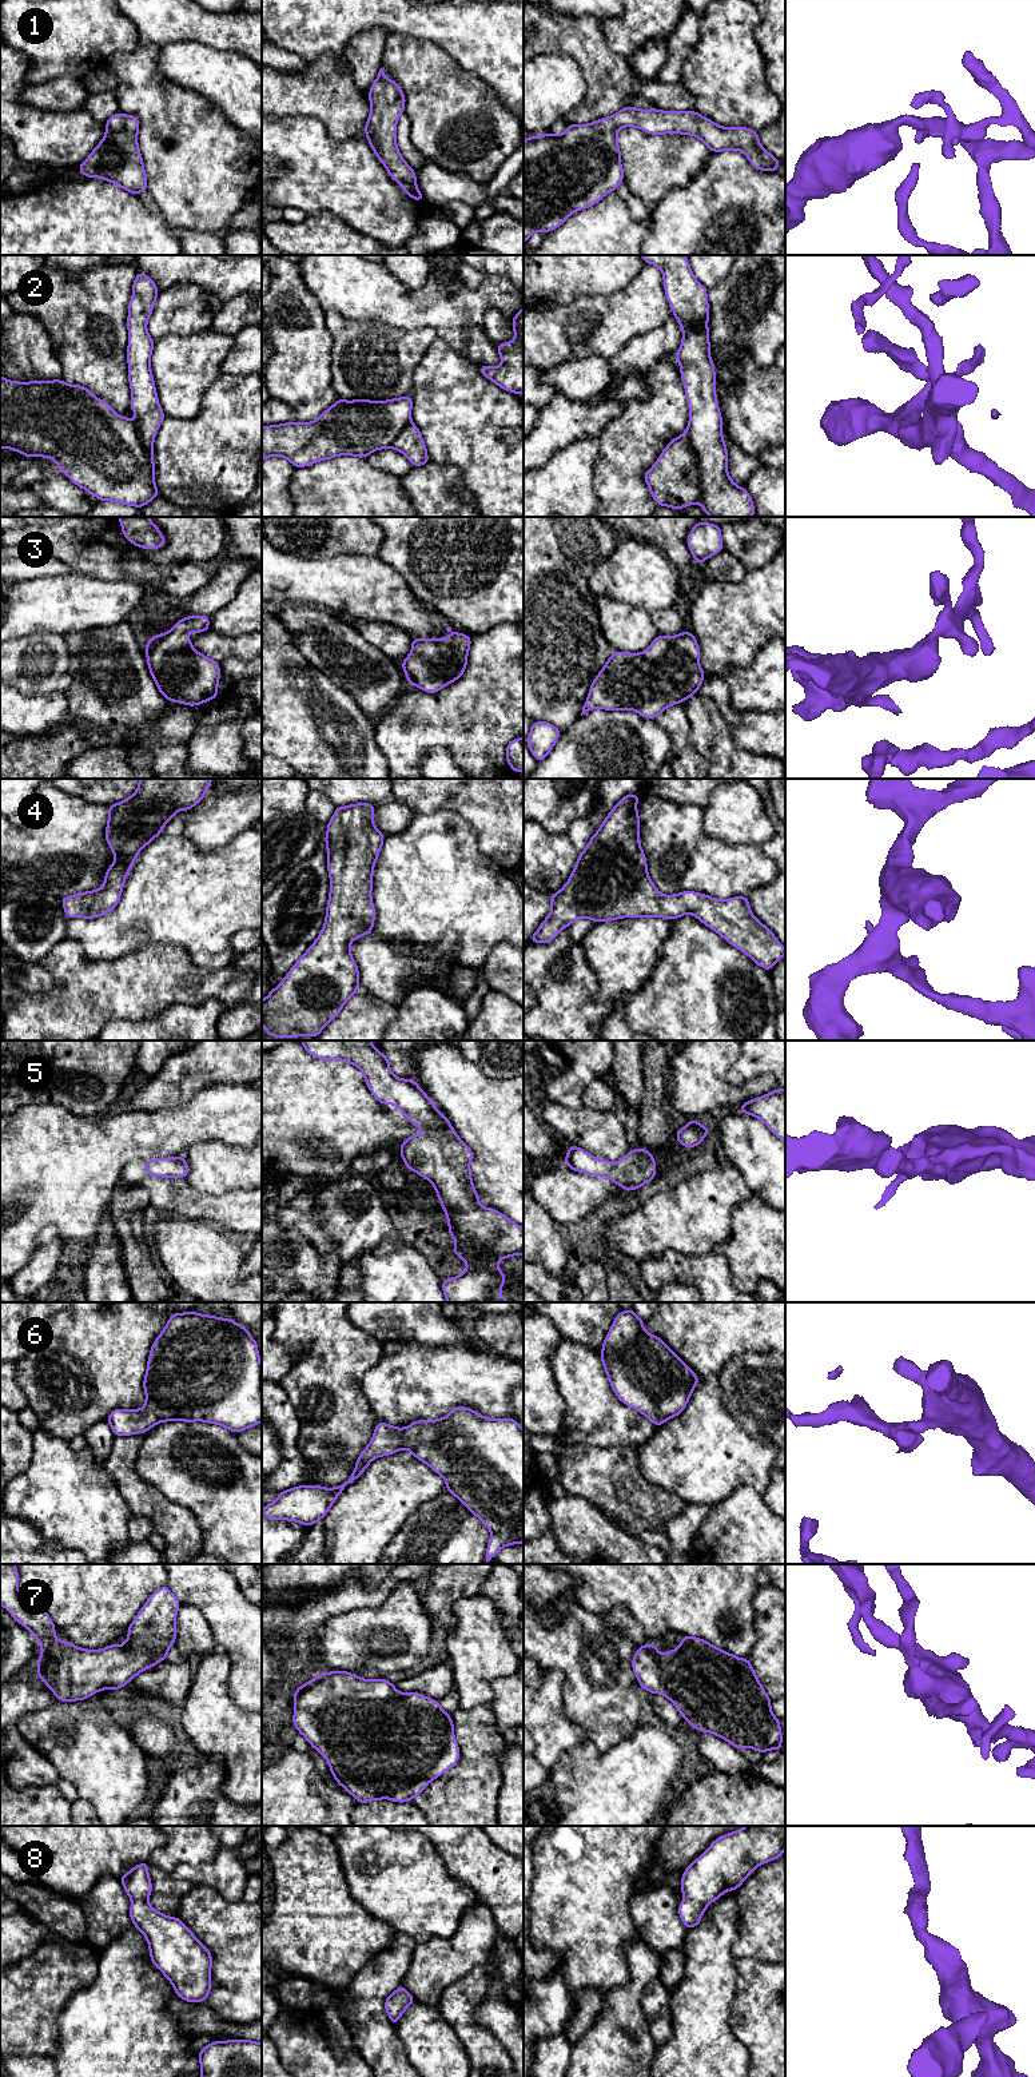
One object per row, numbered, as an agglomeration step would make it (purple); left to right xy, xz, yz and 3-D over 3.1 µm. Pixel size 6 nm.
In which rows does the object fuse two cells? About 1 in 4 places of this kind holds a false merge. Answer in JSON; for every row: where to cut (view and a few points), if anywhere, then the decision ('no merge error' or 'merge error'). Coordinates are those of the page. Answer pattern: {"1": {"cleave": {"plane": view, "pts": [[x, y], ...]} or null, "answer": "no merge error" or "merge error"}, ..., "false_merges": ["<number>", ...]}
{"1": {"cleave": null, "answer": "no merge error"}, "2": {"cleave": null, "answer": "no merge error"}, "3": {"cleave": null, "answer": "no merge error"}, "4": {"cleave": null, "answer": "no merge error"}, "5": {"cleave": null, "answer": "no merge error"}, "6": {"cleave": null, "answer": "no merge error"}, "7": {"cleave": null, "answer": "no merge error"}, "8": {"cleave": null, "answer": "no merge error"}, "false_merges": []}

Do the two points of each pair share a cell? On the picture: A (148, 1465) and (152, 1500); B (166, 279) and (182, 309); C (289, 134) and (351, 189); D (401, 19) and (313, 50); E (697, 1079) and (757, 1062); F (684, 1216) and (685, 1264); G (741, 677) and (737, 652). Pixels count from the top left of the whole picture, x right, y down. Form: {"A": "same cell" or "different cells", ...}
{"A": "different cells", "B": "different cells", "C": "same cell", "D": "same cell", "E": "different cells", "F": "different cells", "G": "different cells"}

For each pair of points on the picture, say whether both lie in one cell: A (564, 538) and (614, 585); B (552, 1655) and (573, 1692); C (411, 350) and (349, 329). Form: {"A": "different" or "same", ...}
{"A": "different", "B": "same", "C": "same"}

